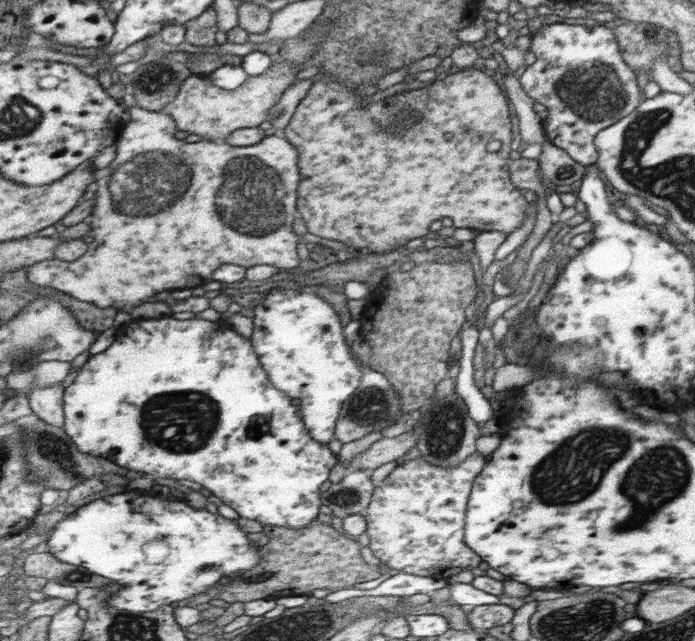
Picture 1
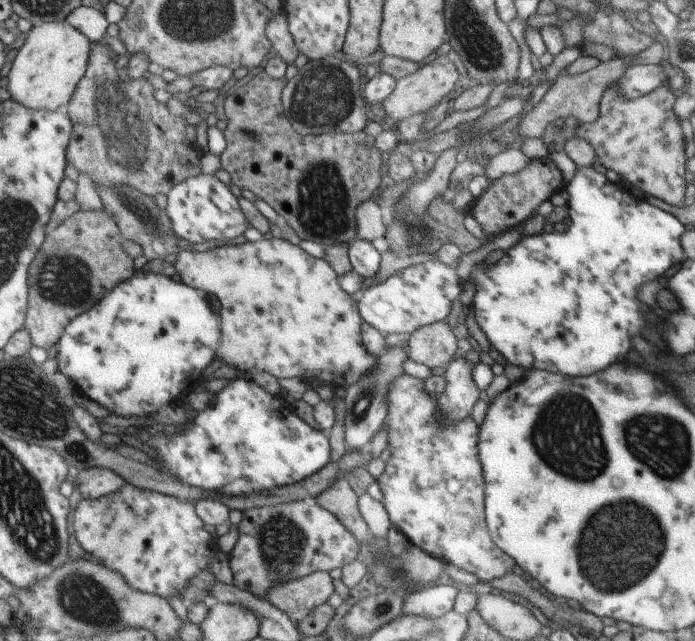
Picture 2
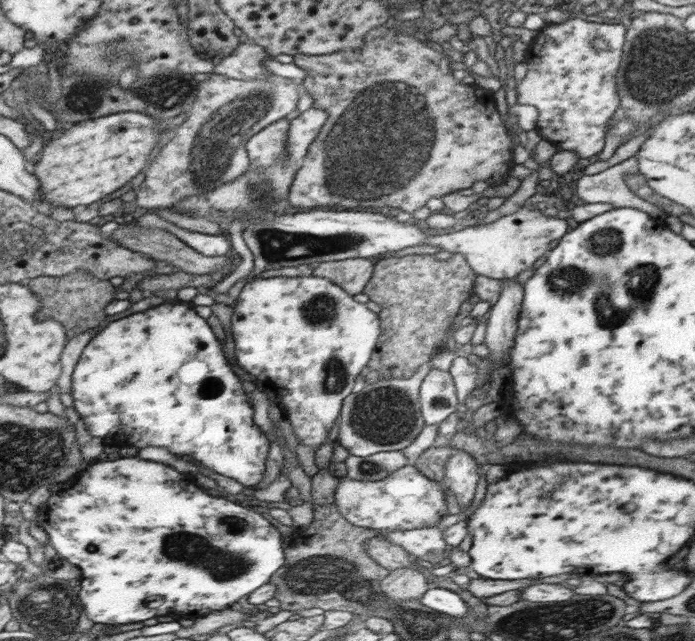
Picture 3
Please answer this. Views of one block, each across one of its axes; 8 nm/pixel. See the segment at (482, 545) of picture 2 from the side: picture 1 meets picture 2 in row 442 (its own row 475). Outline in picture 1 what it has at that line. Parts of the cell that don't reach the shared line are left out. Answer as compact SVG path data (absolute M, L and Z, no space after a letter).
M476 450L466 460L450 468L433 465L424 457L395 466L392 473L374 489L370 504L364 511L367 522L365 532L369 536L366 552L370 559L399 572L430 577L434 580L448 580L451 575L476 568L482 559L466 546L464 518L467 511L466 502L469 501L468 494L471 493L474 480L487 463L484 457Z

